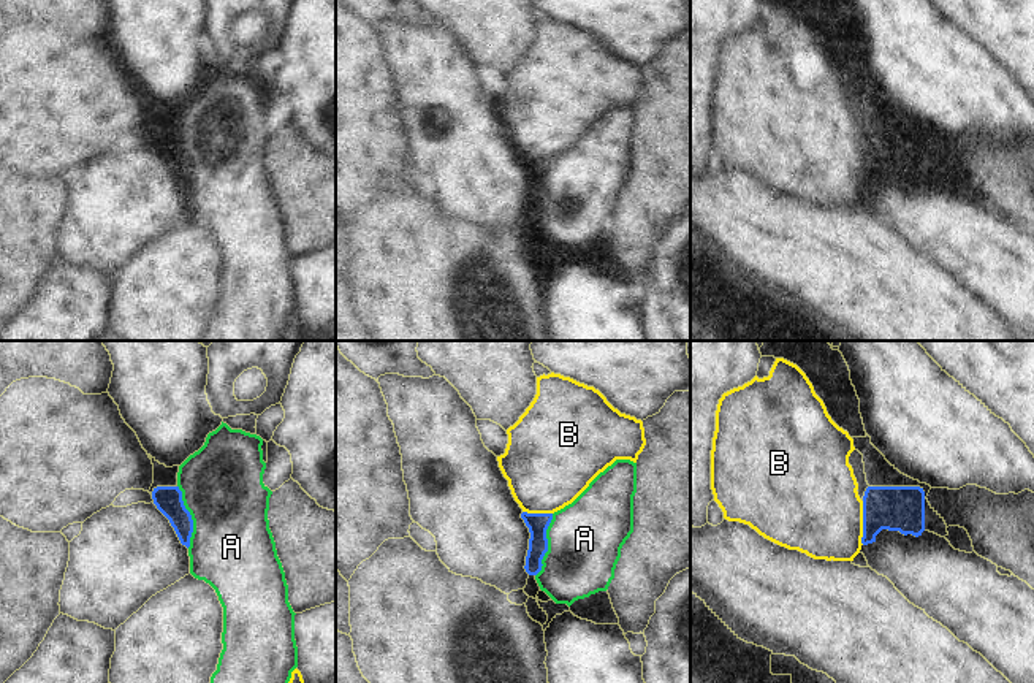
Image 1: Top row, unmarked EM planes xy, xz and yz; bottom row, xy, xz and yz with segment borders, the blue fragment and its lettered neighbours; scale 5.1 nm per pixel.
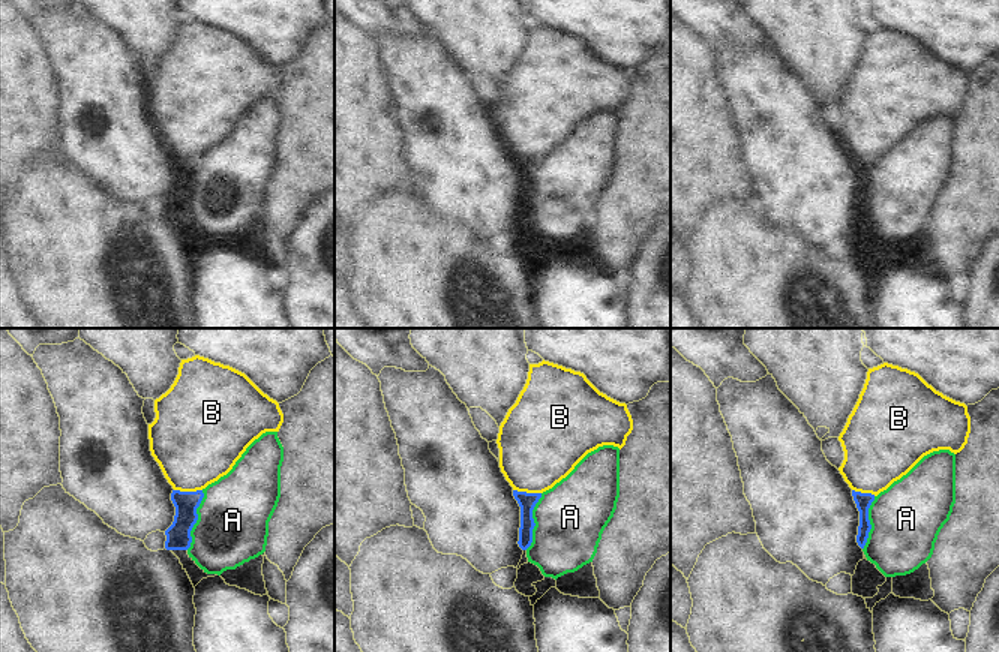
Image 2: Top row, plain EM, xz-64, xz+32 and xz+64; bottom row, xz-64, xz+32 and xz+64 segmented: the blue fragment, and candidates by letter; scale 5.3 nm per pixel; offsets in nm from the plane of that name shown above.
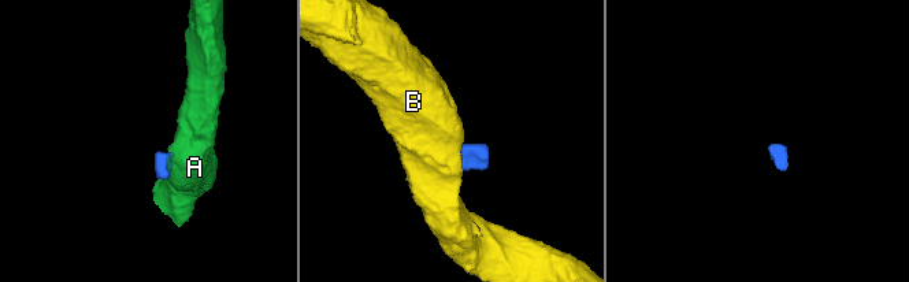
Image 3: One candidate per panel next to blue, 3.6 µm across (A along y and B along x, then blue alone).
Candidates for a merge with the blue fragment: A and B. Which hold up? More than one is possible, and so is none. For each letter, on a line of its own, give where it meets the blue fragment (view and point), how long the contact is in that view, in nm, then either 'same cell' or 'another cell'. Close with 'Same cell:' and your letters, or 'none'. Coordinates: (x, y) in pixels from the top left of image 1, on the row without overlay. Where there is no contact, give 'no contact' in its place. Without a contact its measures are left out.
A: contact xy (190, 162); length 320 nm; same cell
B: contact yz (863, 168); length 220 nm; another cell
Same cell: A

